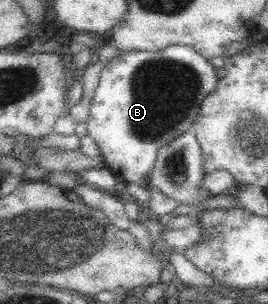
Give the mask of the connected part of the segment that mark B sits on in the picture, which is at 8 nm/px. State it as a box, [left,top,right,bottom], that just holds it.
[85,44,220,188]

